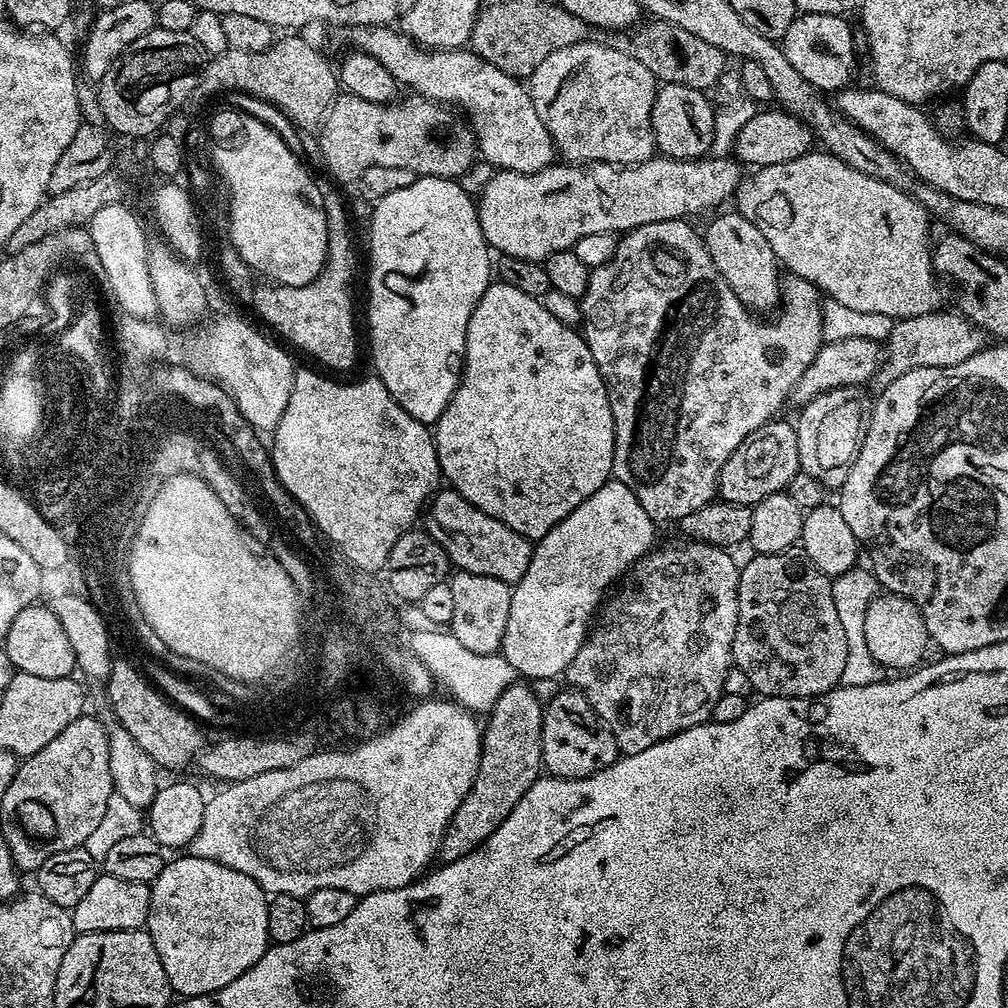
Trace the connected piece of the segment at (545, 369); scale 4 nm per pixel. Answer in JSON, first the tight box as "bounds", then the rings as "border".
{"bounds":[434,282,616,542],"border":[[[493,282],[488,285],[482,298],[478,298],[470,314],[470,322],[466,326],[464,370],[460,373],[460,384],[454,390],[446,410],[442,410],[442,414],[435,422],[434,439],[440,470],[443,479],[447,483],[448,480],[452,483],[449,484],[451,491],[458,493],[466,502],[470,502],[470,506],[482,510],[482,514],[490,514],[490,518],[498,518],[498,522],[510,526],[510,530],[535,542],[541,540],[550,530],[554,530],[554,526],[558,526],[558,522],[562,522],[566,514],[570,514],[579,504],[586,502],[586,498],[590,498],[594,490],[608,483],[612,476],[616,431],[604,379],[583,335],[573,325],[558,322],[558,318],[554,318],[554,314],[550,314],[550,310],[546,310],[546,306],[537,297],[522,294],[522,290],[509,284]]]}

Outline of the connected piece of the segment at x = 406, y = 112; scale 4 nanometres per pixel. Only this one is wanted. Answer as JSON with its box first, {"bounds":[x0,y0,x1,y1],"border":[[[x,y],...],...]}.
{"bounds":[318,94,478,185],"border":[[[415,94],[409,97],[409,100],[401,102],[399,108],[396,102],[379,104],[361,96],[337,95],[318,128],[320,156],[324,159],[329,174],[333,176],[333,181],[341,180],[342,183],[351,185],[362,174],[362,170],[370,170],[370,166],[402,166],[406,170],[414,170],[417,177],[441,176],[447,180],[456,180],[463,172],[471,170],[472,163],[478,160],[478,149],[476,133],[466,123],[465,117],[453,114],[435,100],[426,100]]]}

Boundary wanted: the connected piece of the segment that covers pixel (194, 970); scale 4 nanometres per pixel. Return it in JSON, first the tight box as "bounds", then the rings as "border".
{"bounds":[146,854,268,997],"border":[[[185,854],[177,860],[169,859],[162,871],[151,881],[148,894],[148,919],[146,931],[162,958],[166,978],[172,983],[173,993],[181,997],[205,996],[230,986],[234,978],[246,974],[268,947],[268,901],[263,888],[246,874],[225,864]]]}

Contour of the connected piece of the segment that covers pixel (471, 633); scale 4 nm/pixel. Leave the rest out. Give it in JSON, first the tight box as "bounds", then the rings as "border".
{"bounds":[447,571,512,654],"border":[[[457,571],[455,575],[447,581],[452,599],[450,630],[454,638],[458,638],[458,642],[466,646],[466,650],[474,650],[474,654],[499,653],[510,612],[512,588],[498,578],[490,578],[482,574]]]}

